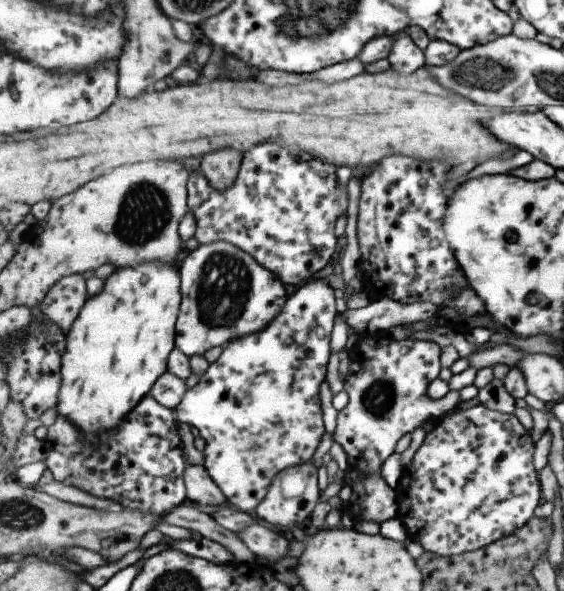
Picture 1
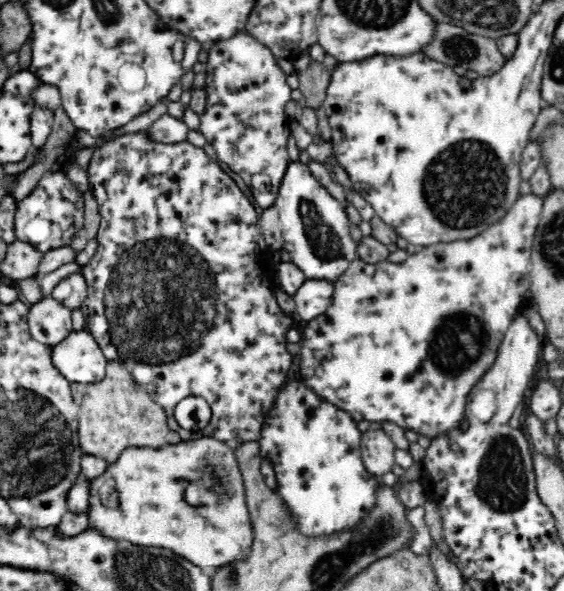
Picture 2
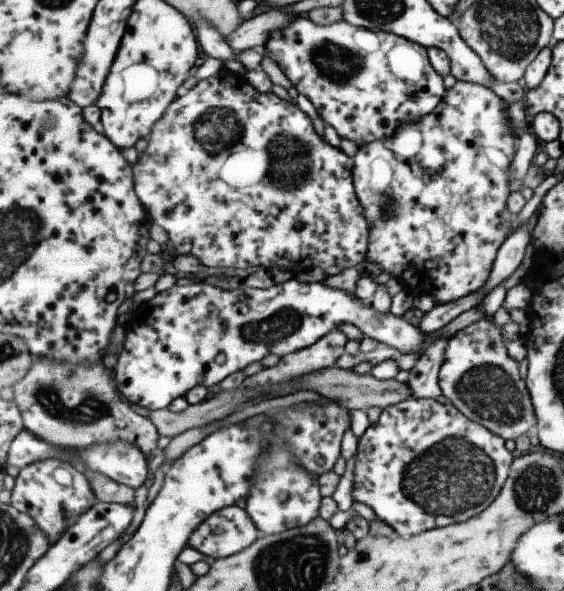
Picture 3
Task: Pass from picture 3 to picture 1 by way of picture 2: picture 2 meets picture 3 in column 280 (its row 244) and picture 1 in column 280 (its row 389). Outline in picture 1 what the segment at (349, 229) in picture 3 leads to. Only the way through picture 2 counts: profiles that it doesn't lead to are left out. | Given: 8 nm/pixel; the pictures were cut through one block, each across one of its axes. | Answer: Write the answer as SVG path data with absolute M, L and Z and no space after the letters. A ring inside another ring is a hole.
M263 142L244 154L239 176L225 192L215 190L200 170L192 173L188 180L188 204L197 218L195 237L199 244L211 244L217 240L231 242L252 254L261 266L271 270L284 284L299 286L323 270L331 262L333 252L339 250L335 224L343 214L347 214L349 188L339 184L337 166L331 162L323 162L303 150L295 154L293 148L285 148L279 142Z

